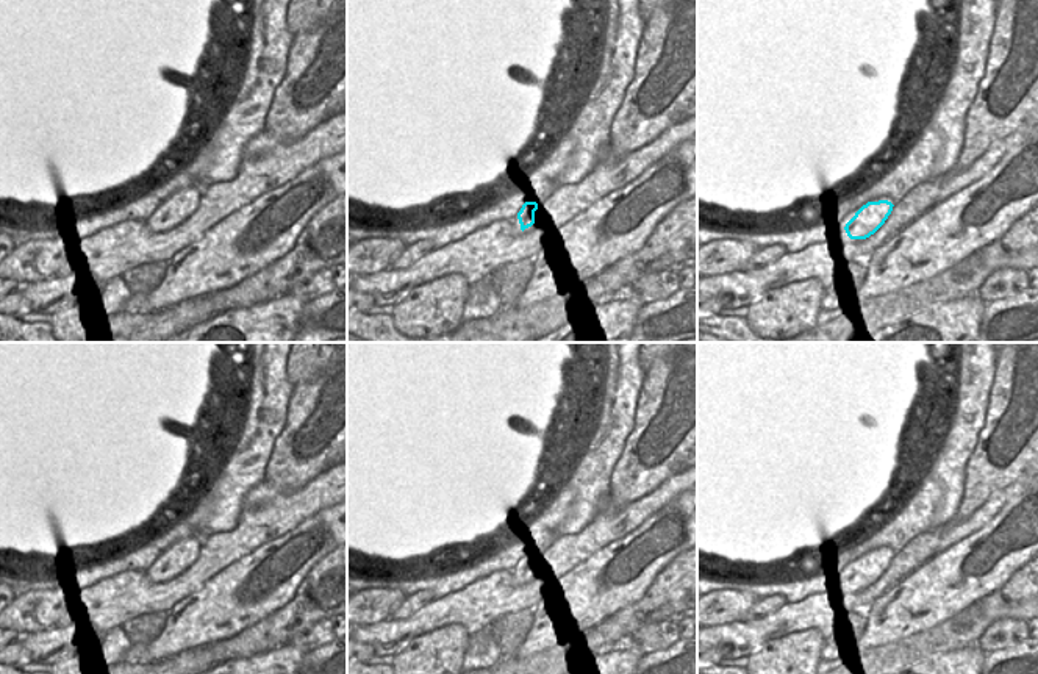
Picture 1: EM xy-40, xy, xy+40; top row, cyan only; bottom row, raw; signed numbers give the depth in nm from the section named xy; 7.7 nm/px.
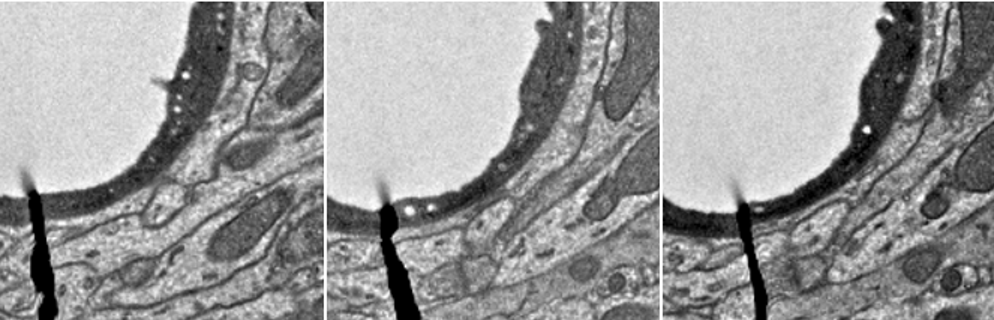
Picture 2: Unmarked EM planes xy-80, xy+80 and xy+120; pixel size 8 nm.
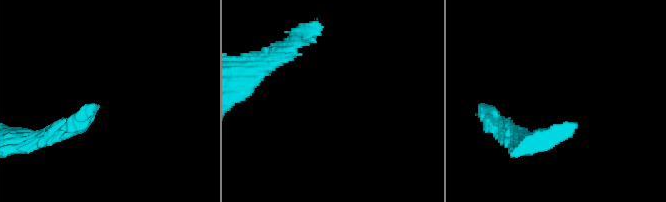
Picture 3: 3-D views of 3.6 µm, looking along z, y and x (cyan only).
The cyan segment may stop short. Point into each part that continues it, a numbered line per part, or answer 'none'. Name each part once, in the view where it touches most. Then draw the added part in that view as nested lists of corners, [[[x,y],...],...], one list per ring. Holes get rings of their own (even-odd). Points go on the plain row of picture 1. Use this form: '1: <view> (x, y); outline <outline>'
1: xy (541, 549); outline [[[528,544],[525,546],[519,555],[517,555],[517,563],[521,561],[522,555],[525,552],[536,552],[538,554],[538,560],[535,561],[535,571],[536,568],[544,561],[544,558],[549,555],[549,546],[547,544]]]

